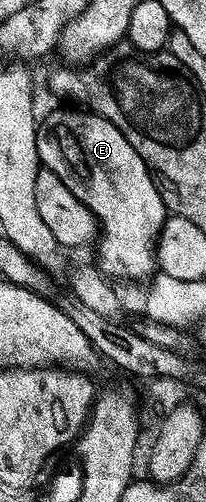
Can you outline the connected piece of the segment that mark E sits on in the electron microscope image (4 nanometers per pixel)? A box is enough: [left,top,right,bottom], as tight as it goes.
[37,109,167,281]

